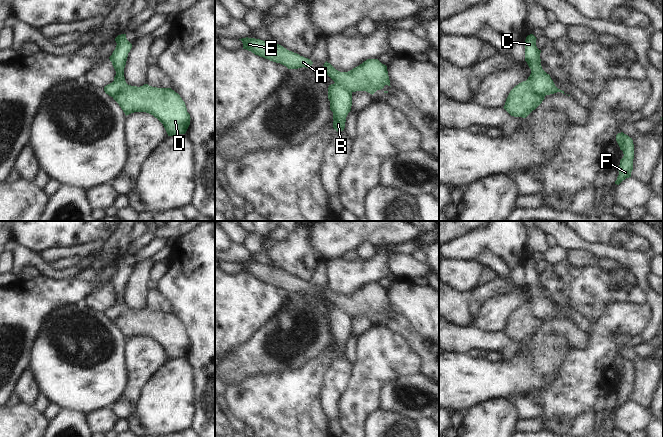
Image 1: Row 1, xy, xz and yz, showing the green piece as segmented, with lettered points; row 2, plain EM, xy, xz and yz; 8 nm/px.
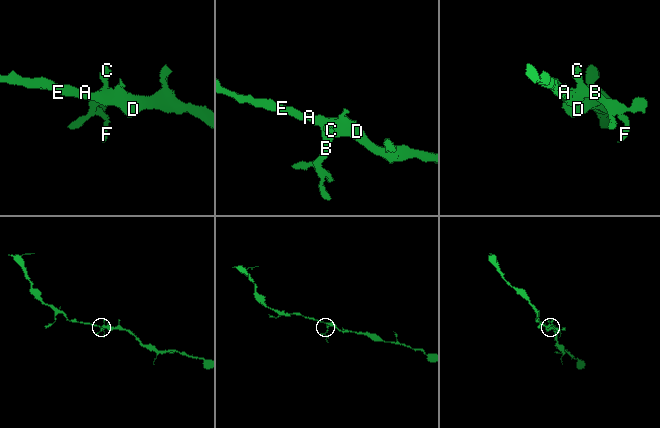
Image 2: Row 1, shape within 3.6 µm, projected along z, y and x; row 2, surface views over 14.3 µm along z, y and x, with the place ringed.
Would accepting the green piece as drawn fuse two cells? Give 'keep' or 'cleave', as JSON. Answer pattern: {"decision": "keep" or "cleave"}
{"decision": "cleave"}

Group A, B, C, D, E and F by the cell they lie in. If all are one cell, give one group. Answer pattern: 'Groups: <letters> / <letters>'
Groups: A D E / B C F.

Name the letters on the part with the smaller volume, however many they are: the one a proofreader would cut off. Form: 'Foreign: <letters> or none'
Foreign: B, C, F

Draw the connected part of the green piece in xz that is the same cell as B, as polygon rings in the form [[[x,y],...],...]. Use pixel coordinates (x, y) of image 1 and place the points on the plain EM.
[[[334,307],[328,311],[330,334],[333,336],[333,352],[341,356],[345,352],[346,341],[351,335],[352,317],[341,307]]]

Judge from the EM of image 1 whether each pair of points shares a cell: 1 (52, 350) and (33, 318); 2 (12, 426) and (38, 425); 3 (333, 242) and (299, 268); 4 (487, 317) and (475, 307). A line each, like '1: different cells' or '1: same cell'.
1: different cells
2: same cell
3: different cells
4: different cells

